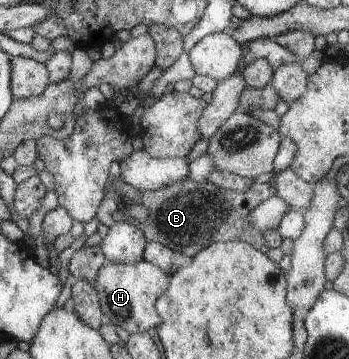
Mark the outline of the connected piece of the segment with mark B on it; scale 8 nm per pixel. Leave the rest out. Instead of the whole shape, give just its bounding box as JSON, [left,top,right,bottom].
[99,178,276,257]

